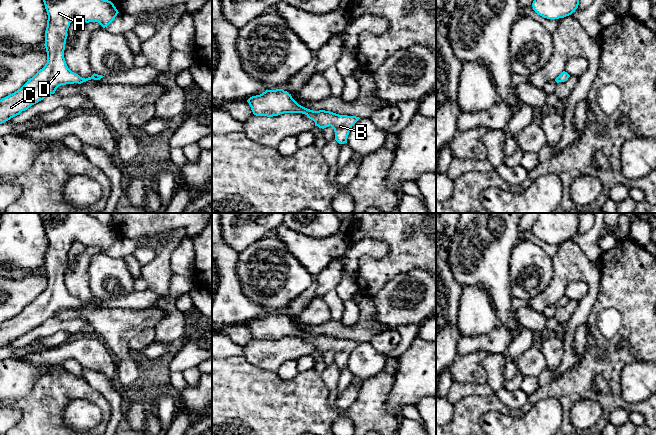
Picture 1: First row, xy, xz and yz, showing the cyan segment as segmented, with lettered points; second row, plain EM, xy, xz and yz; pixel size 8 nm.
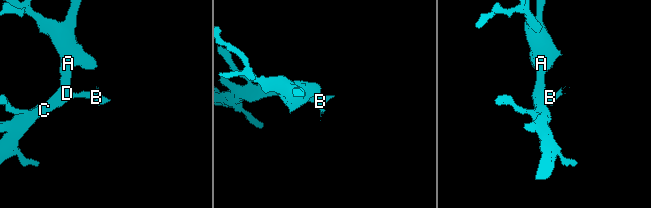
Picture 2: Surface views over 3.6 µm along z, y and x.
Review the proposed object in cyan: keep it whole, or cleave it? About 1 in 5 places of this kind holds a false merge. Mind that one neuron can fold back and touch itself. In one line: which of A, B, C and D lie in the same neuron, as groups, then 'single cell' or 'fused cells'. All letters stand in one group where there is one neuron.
groups A B C D; single cell

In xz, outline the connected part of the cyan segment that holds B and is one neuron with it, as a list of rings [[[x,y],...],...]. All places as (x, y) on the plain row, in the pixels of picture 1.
[[[283,313],[266,314],[260,319],[250,321],[247,326],[256,340],[273,341],[284,337],[305,338],[319,352],[331,350],[335,356],[335,364],[339,368],[347,367],[352,350],[360,343],[356,340],[339,339],[325,334],[307,333],[299,329],[291,318]]]

